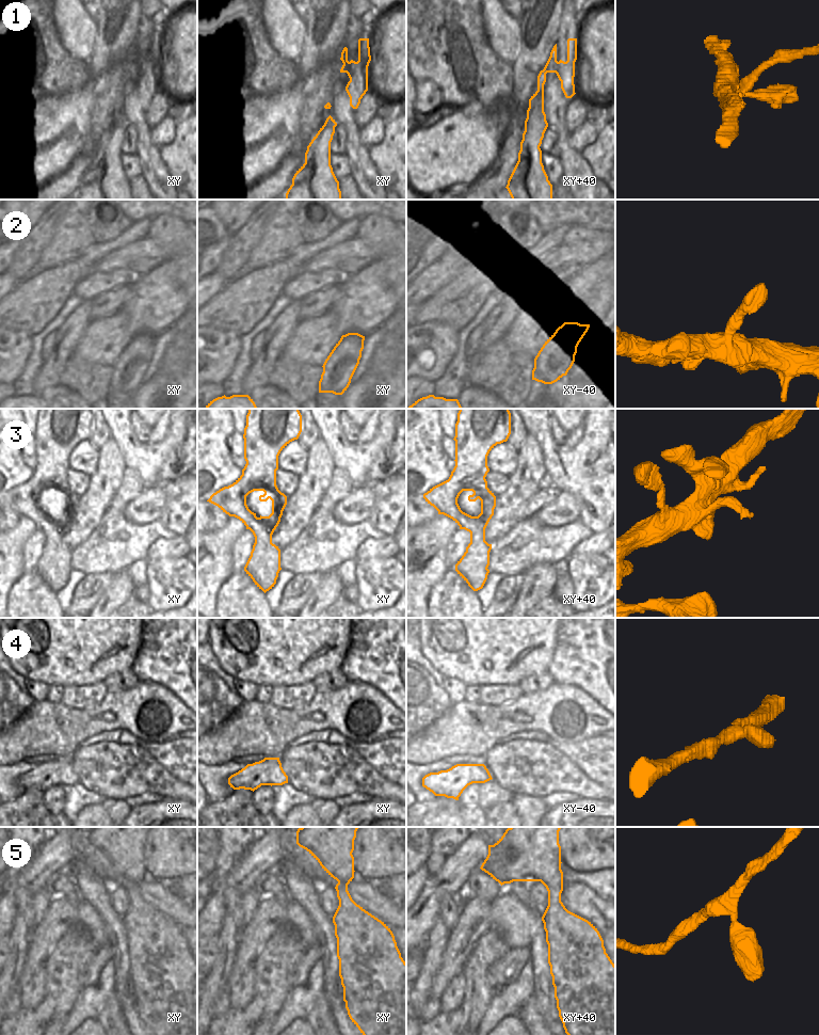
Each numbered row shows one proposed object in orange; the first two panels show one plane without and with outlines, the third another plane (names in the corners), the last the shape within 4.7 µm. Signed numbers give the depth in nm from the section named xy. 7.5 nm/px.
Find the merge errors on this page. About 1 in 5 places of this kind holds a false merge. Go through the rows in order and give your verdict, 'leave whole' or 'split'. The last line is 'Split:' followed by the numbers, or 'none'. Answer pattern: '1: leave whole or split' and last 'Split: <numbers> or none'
1: split
2: leave whole
3: leave whole
4: leave whole
5: leave whole
Split: 1

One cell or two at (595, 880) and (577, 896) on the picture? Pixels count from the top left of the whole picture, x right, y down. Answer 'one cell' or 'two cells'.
two cells

